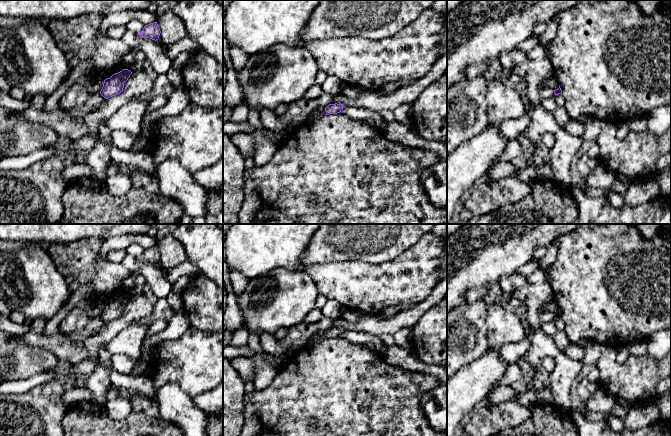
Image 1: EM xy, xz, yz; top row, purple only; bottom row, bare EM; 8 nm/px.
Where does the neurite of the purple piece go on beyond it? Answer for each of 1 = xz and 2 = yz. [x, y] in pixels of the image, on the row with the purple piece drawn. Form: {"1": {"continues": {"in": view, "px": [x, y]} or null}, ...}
{"1": {"continues": null}, "2": {"continues": null}}

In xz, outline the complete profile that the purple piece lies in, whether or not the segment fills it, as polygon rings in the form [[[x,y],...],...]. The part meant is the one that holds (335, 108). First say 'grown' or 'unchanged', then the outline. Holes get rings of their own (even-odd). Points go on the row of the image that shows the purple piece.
unchanged | [[[329,104],[326,108],[325,108],[325,111],[326,111],[326,115],[329,115],[329,114],[337,114],[337,113],[340,113],[341,110],[343,108],[345,108],[346,106],[343,105],[343,104]]]

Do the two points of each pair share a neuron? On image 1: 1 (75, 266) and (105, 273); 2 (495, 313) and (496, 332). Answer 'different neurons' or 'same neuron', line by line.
1: same neuron
2: same neuron

